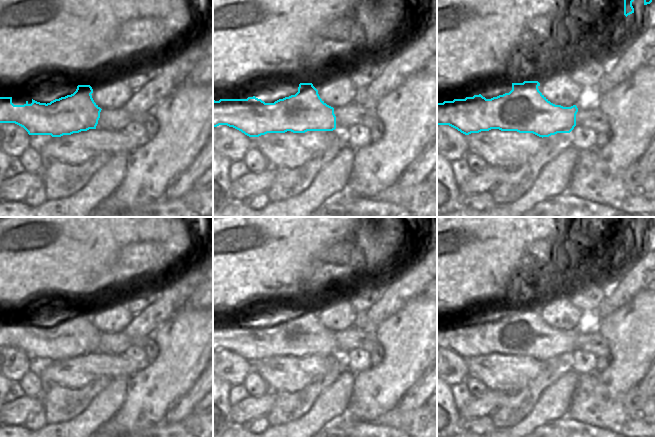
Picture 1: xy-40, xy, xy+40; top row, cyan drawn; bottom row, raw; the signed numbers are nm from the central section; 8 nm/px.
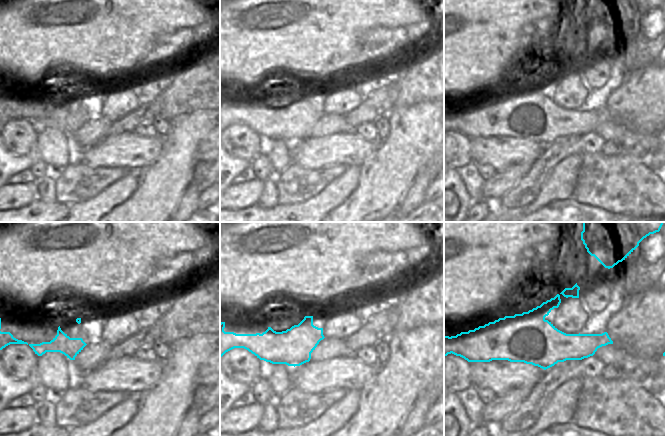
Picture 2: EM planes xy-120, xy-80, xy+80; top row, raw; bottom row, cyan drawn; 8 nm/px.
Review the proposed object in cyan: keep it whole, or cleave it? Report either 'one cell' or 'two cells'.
two cells

